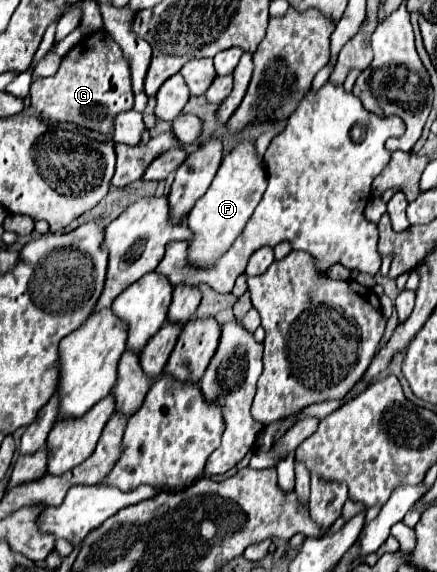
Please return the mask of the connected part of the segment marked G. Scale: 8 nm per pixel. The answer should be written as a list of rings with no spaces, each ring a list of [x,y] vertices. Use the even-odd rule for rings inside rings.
[[[108,32],[86,36],[68,52],[68,56],[64,56],[62,66],[54,76],[36,78],[32,82],[30,102],[46,124],[70,122],[78,128],[112,136],[116,116],[134,106],[130,68],[120,46]]]

